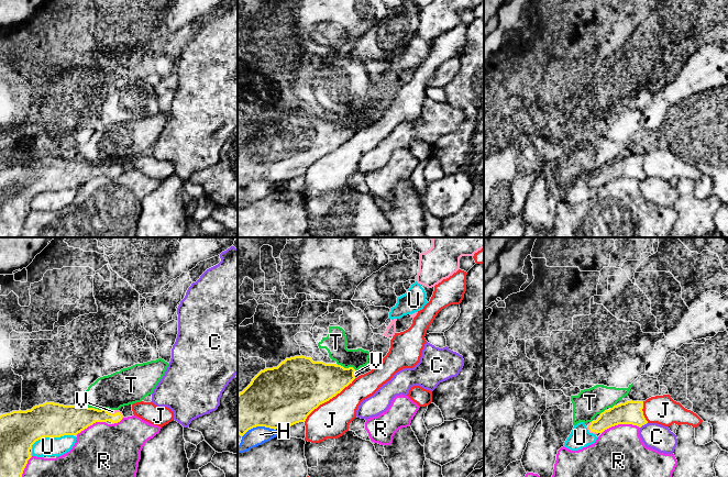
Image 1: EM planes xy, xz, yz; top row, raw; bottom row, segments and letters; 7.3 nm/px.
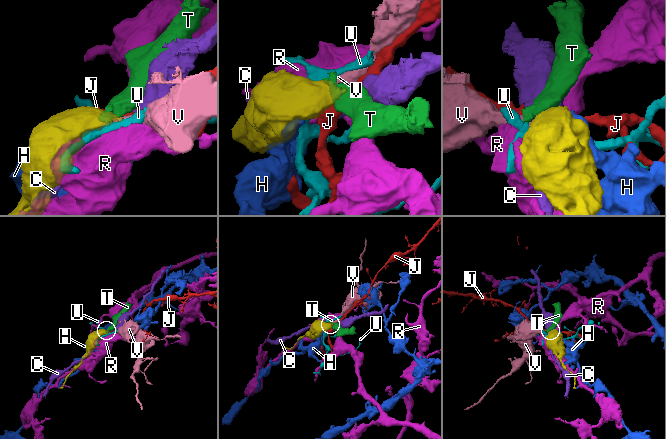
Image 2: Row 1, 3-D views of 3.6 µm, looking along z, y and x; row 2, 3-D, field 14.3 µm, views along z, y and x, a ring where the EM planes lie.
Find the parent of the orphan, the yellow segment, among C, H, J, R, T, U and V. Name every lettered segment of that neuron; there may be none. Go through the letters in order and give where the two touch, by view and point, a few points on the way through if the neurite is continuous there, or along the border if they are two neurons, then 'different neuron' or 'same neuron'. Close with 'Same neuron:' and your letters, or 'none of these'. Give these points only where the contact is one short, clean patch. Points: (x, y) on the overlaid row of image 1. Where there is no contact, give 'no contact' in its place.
C: contact yz (643, 424); different neuron
H: contact xz (258, 425); different neuron
J: contact xz (329, 399); different neuron
R: contact yz (620, 423); different neuron
T: contact xy (96, 409); border xy (86, 406), (105, 409); different neuron
U: contact xy (51, 436); different neuron
V: contact yz (591, 430); way yz (618, 414), (608, 418), (591, 430), (591, 422); same neuron
Same neuron: V

